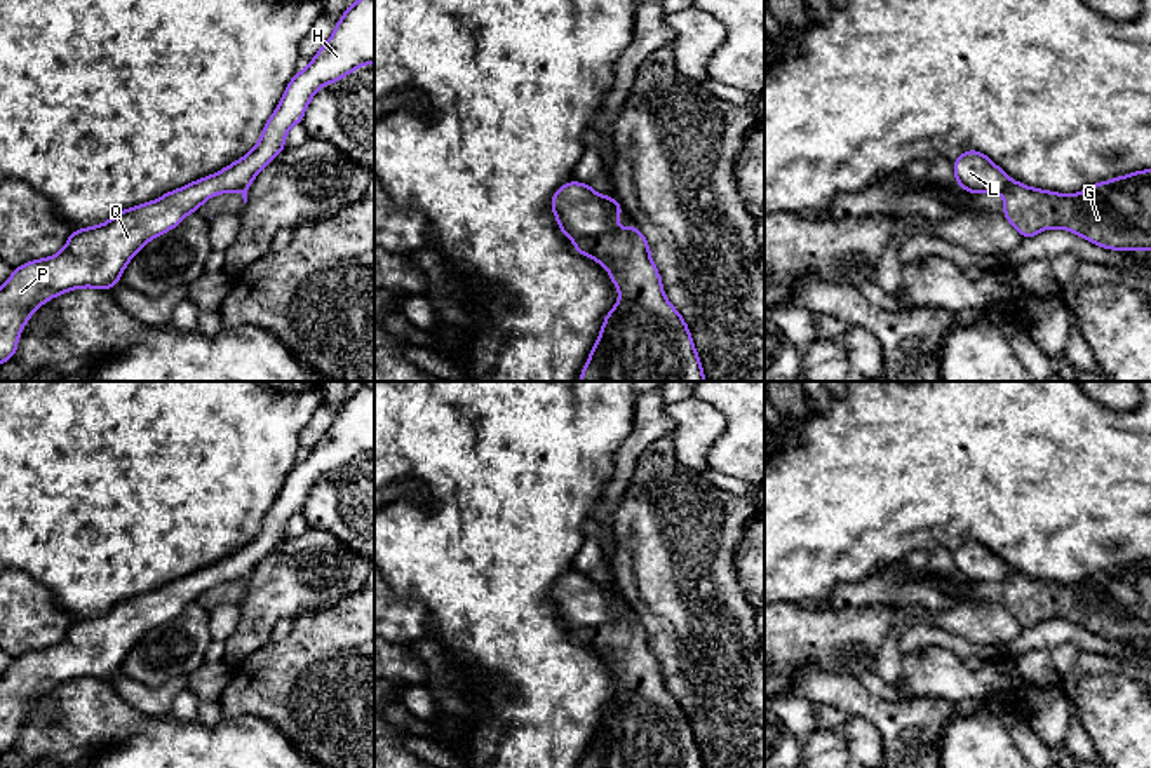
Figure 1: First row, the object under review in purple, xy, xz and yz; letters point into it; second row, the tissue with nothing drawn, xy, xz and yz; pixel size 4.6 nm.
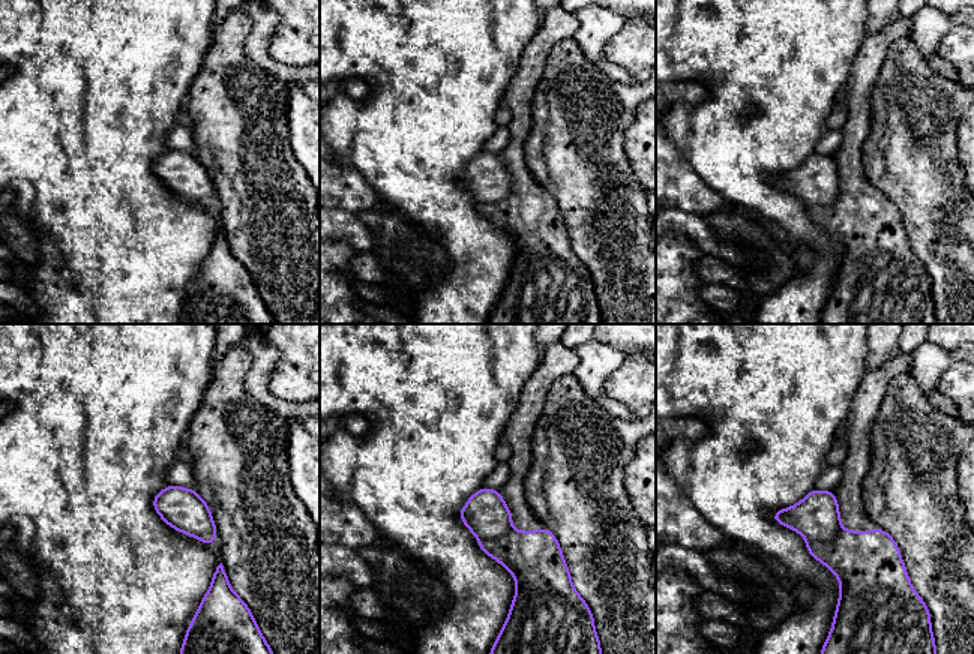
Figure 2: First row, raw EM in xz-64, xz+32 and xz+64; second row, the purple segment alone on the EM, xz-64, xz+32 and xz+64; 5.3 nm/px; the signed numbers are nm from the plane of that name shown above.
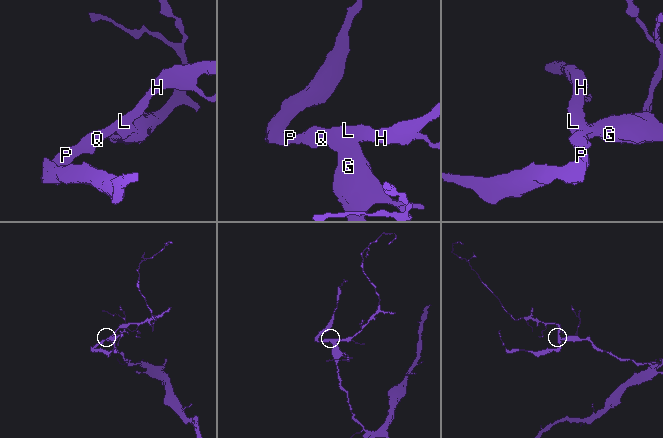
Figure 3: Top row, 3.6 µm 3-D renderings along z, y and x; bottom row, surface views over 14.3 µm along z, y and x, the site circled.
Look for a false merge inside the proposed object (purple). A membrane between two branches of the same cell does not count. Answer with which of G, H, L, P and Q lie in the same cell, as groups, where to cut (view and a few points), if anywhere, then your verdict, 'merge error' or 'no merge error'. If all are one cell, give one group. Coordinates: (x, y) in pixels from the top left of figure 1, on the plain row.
G / H L P Q | xz (617, 617), (575, 631) | merge error

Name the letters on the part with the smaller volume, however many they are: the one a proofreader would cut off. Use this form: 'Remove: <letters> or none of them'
Remove: H, L, P, Q

